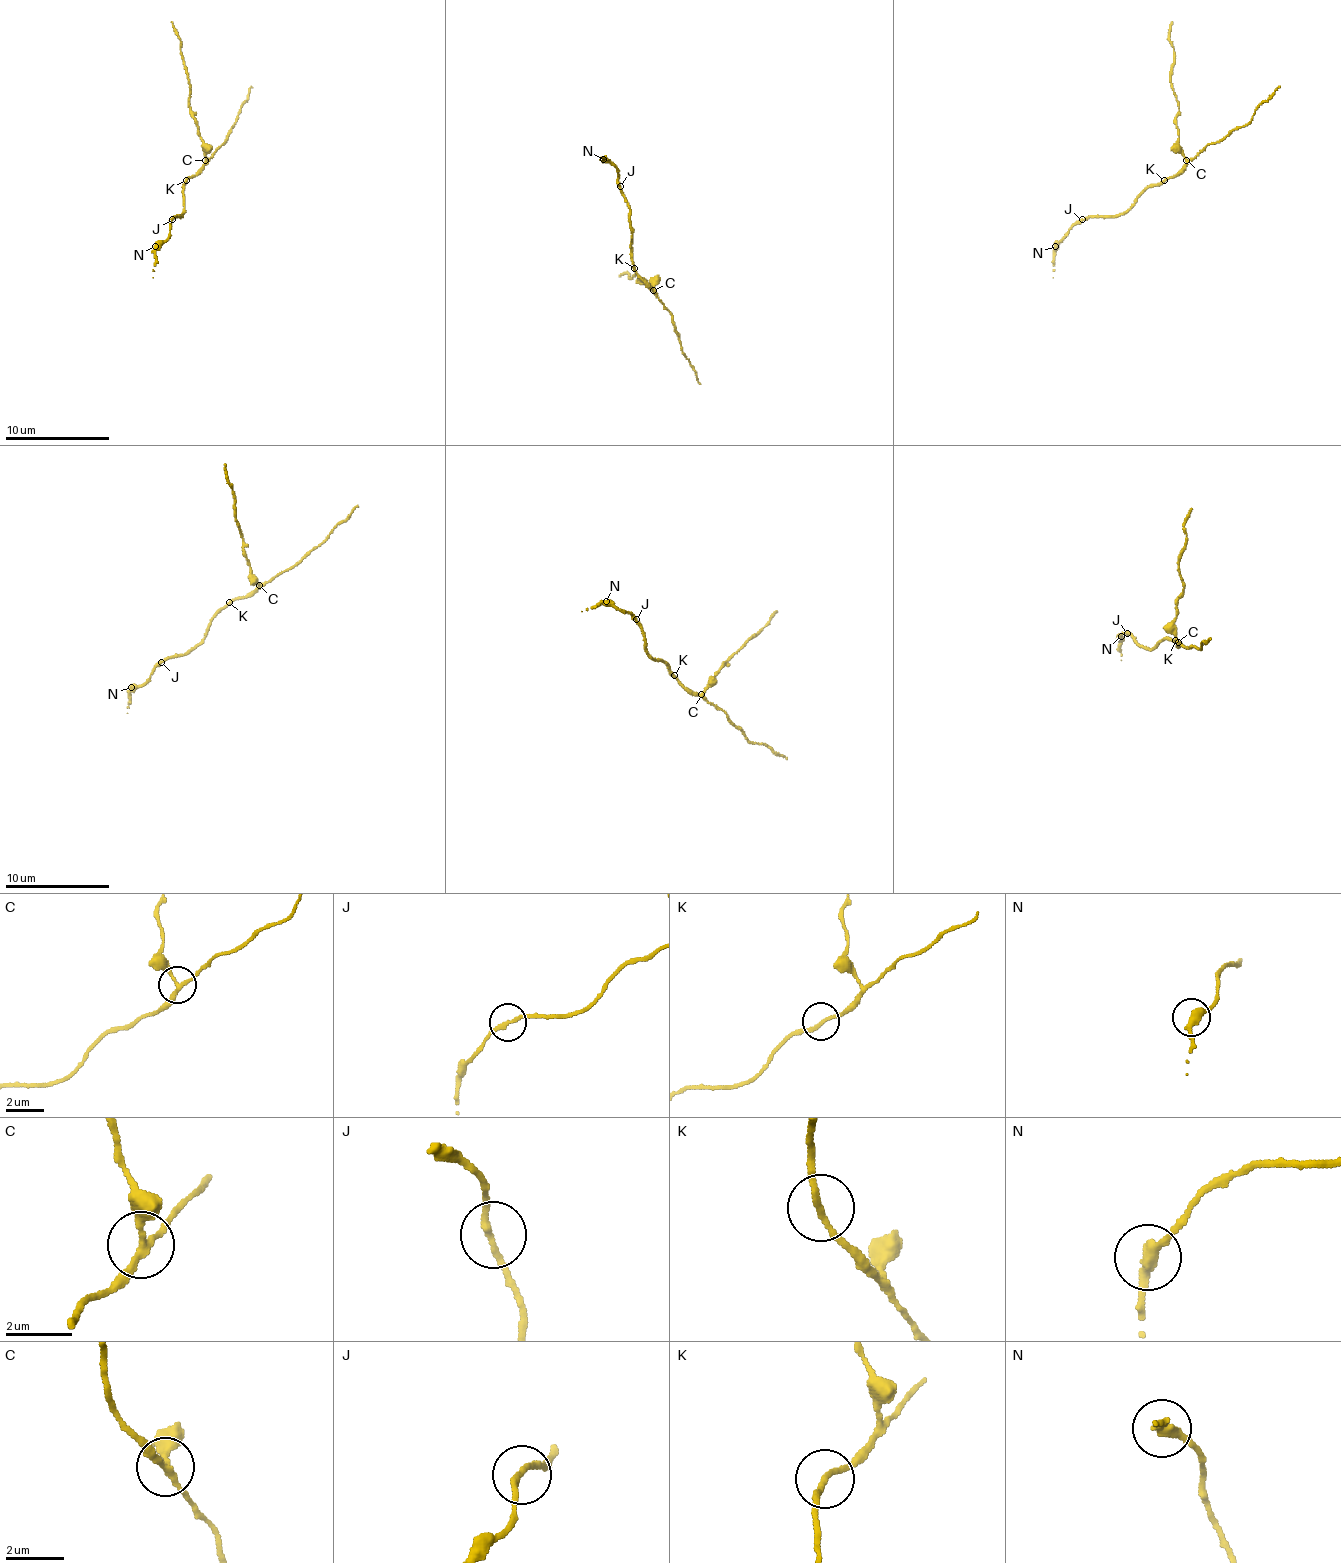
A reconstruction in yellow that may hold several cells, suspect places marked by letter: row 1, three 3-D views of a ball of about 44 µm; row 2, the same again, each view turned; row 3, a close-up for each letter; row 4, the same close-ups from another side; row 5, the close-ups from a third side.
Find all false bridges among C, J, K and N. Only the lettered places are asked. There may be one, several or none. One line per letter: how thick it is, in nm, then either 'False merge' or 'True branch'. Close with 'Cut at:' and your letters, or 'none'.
C: Thickness 200 nm. False merge
J: Thickness 200 nm. True branch
K: Thickness 190 nm. True branch
N: Thickness 360 nm. True branch
Cut at: C

